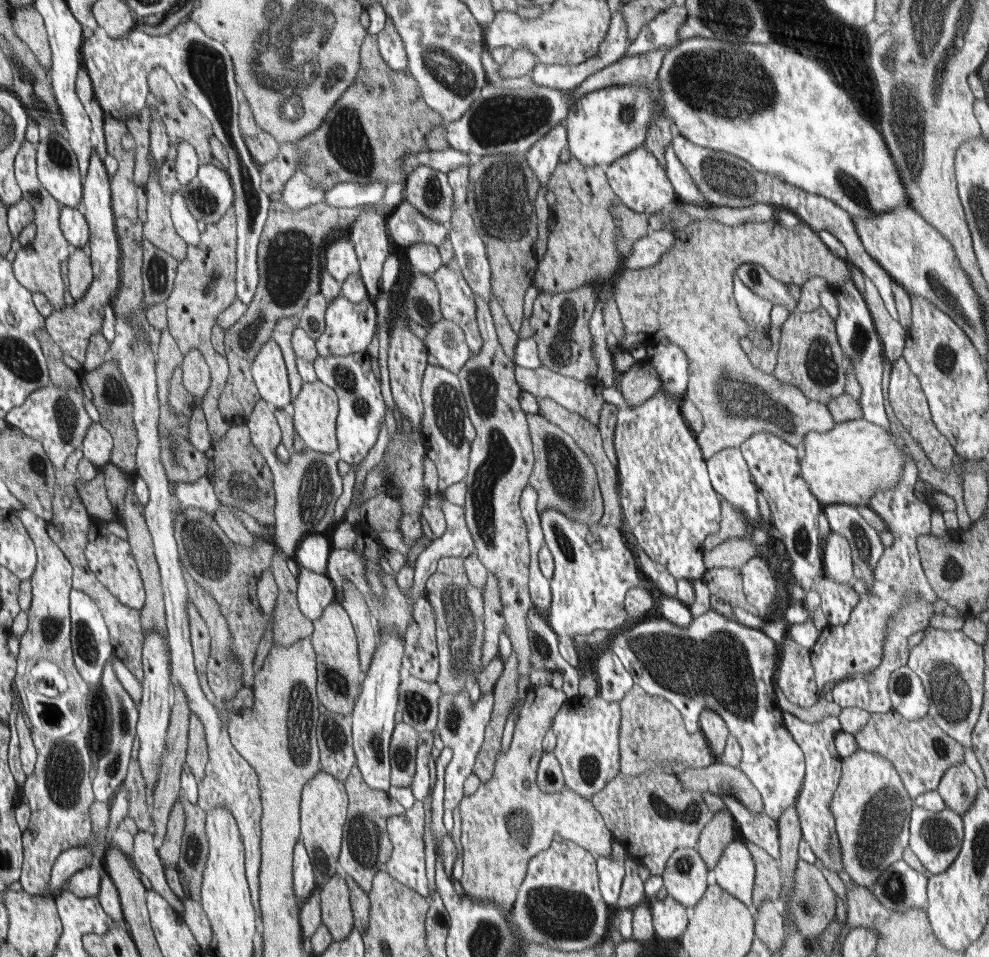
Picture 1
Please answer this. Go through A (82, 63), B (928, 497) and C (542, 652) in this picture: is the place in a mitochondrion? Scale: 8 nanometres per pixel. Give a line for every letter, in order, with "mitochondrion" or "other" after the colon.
A: other
B: other
C: mitochondrion

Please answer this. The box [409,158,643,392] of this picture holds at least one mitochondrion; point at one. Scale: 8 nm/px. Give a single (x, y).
(560, 343)

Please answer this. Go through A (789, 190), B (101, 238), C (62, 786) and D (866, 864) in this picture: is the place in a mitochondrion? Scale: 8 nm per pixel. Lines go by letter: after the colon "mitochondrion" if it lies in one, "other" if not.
A: other
B: other
C: mitochondrion
D: mitochondrion

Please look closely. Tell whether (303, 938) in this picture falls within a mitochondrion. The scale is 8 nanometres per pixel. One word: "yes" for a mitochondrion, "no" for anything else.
no

